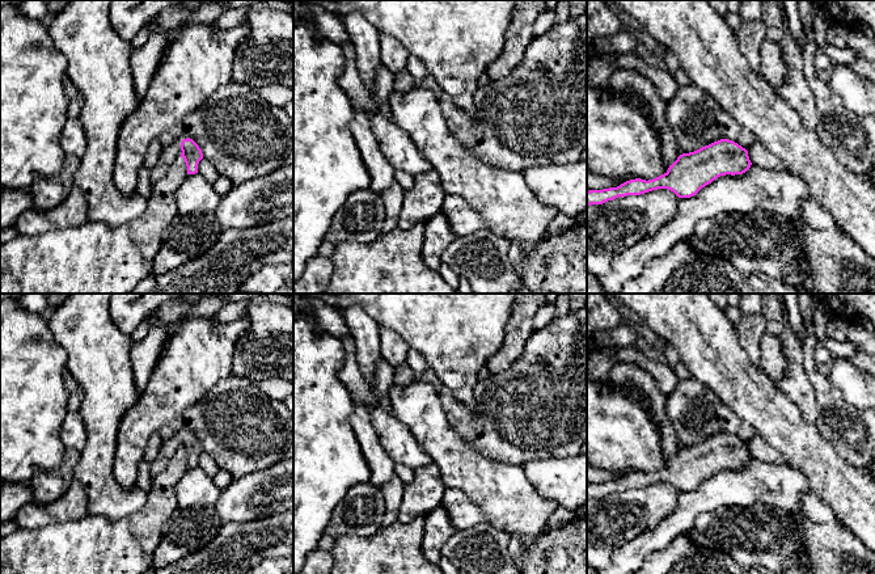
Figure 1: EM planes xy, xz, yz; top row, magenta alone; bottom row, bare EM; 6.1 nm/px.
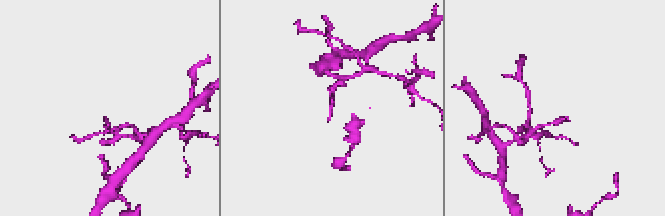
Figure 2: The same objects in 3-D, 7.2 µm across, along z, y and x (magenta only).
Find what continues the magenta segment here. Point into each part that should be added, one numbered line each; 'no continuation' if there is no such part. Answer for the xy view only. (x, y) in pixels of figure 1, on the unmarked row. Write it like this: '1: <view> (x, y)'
1: xy (169, 447)

